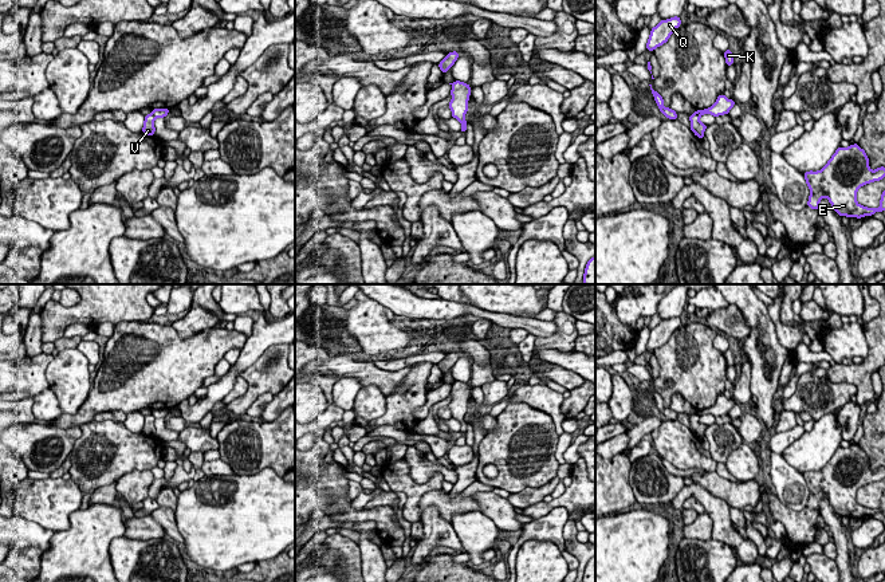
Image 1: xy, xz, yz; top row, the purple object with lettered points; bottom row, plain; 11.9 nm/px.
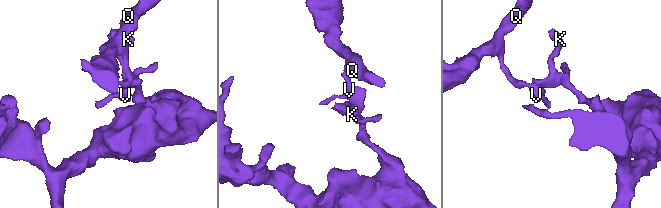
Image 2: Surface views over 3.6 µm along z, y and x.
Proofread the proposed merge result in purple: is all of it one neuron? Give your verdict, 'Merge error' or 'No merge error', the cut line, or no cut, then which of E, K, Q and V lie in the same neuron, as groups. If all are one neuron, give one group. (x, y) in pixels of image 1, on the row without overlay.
Merge error. Split along yz (695, 413), (700, 416). Groups: E K / Q V

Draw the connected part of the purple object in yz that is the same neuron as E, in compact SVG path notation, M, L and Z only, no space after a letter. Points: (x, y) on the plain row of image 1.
M858 444L839 447L821 471L805 472L803 477L810 489L807 507L811 510L819 511L819 503L826 498L841 518L862 519L885 511L885 491L878 508L857 503L857 491L861 487L885 477L885 467L876 471L869 468L868 455Z

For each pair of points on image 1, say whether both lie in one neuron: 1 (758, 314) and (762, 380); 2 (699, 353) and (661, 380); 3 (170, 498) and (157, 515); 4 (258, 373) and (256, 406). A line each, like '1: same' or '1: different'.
1: same
2: same
3: different
4: different

